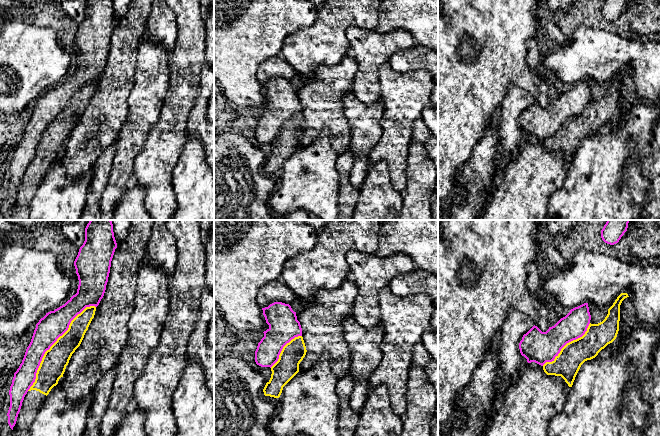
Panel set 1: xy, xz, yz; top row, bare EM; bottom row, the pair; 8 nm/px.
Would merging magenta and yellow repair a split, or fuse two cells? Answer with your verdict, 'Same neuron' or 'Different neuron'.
Different neuron

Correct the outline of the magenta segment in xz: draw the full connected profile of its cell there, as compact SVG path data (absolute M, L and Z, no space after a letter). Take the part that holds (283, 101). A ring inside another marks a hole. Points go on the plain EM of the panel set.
M274 78L262 86L269 104L258 119L255 138L271 144L278 137L283 123L295 113L302 112L302 104L289 80Z

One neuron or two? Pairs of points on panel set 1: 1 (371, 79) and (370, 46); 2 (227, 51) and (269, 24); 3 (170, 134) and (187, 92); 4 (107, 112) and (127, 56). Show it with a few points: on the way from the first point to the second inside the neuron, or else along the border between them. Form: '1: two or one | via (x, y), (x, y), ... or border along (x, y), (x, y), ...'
1: one | via (370, 71), (370, 54)
2: one | via (237, 41), (254, 24), (259, 24)
3: one | via (172, 124), (178, 102)
4: one | via (110, 98), (120, 70)

